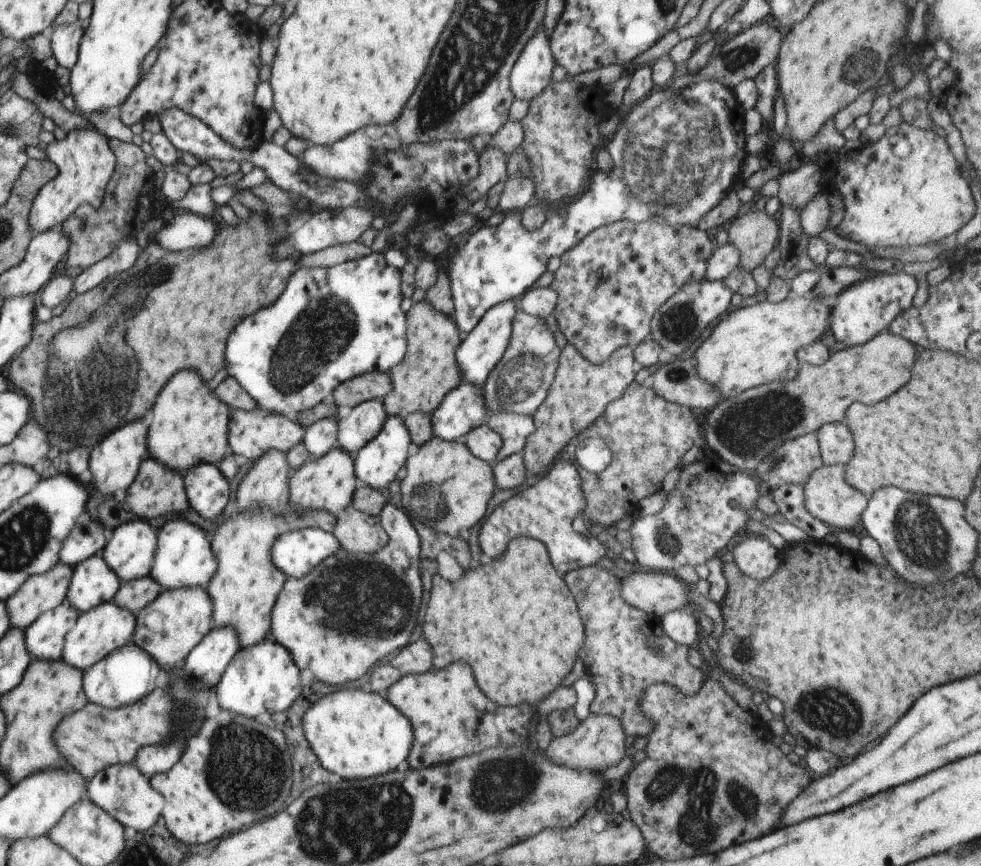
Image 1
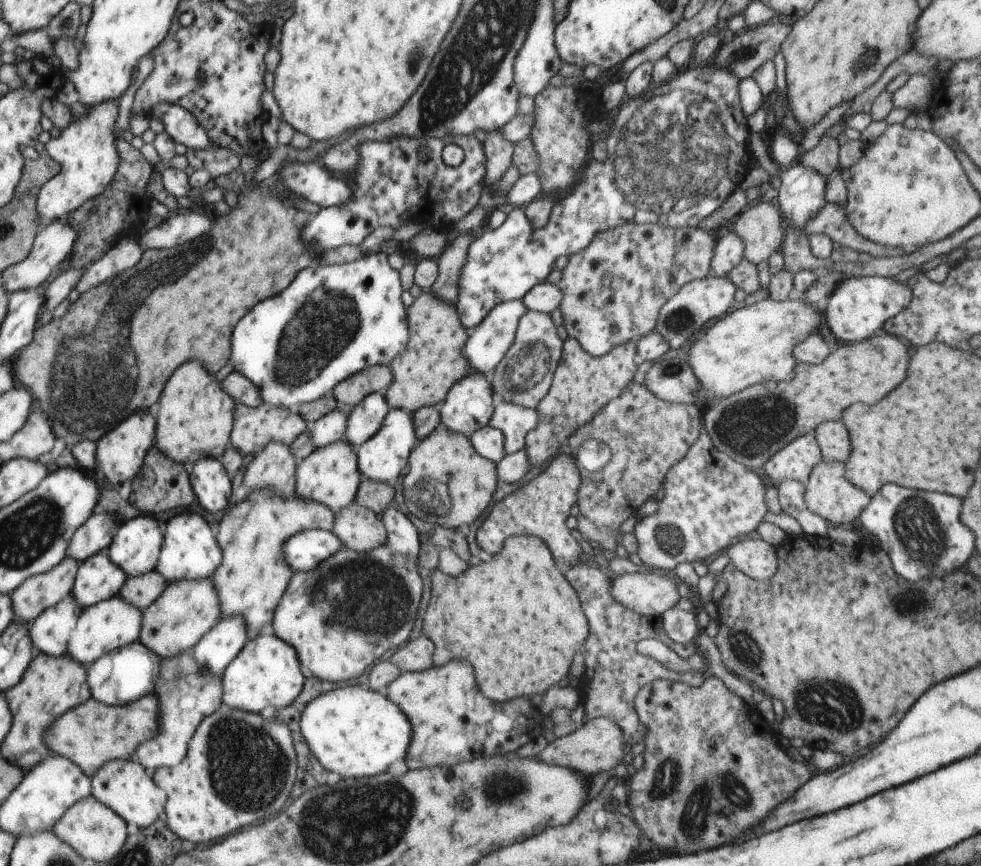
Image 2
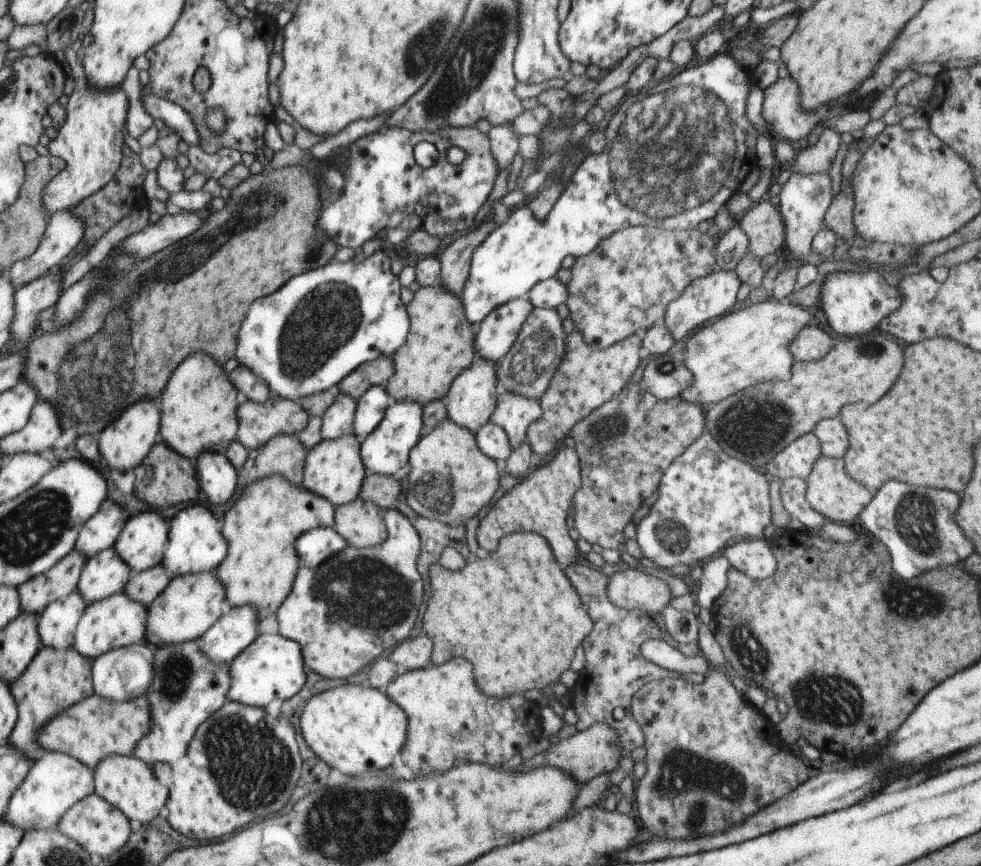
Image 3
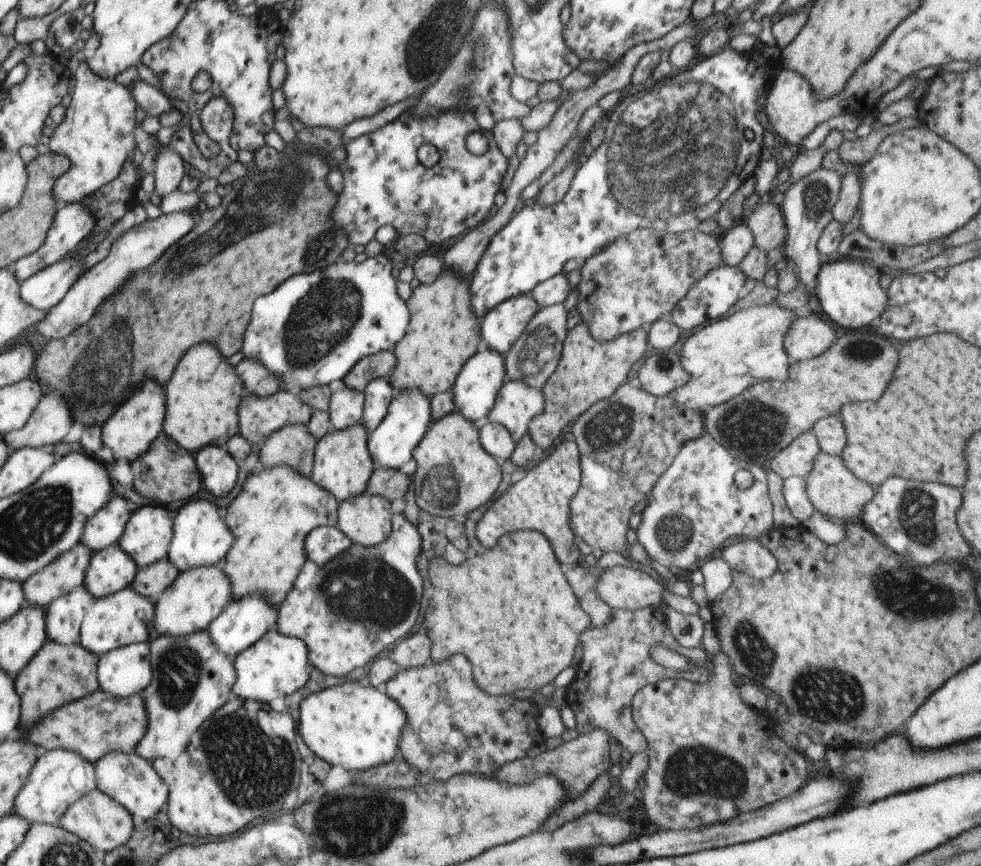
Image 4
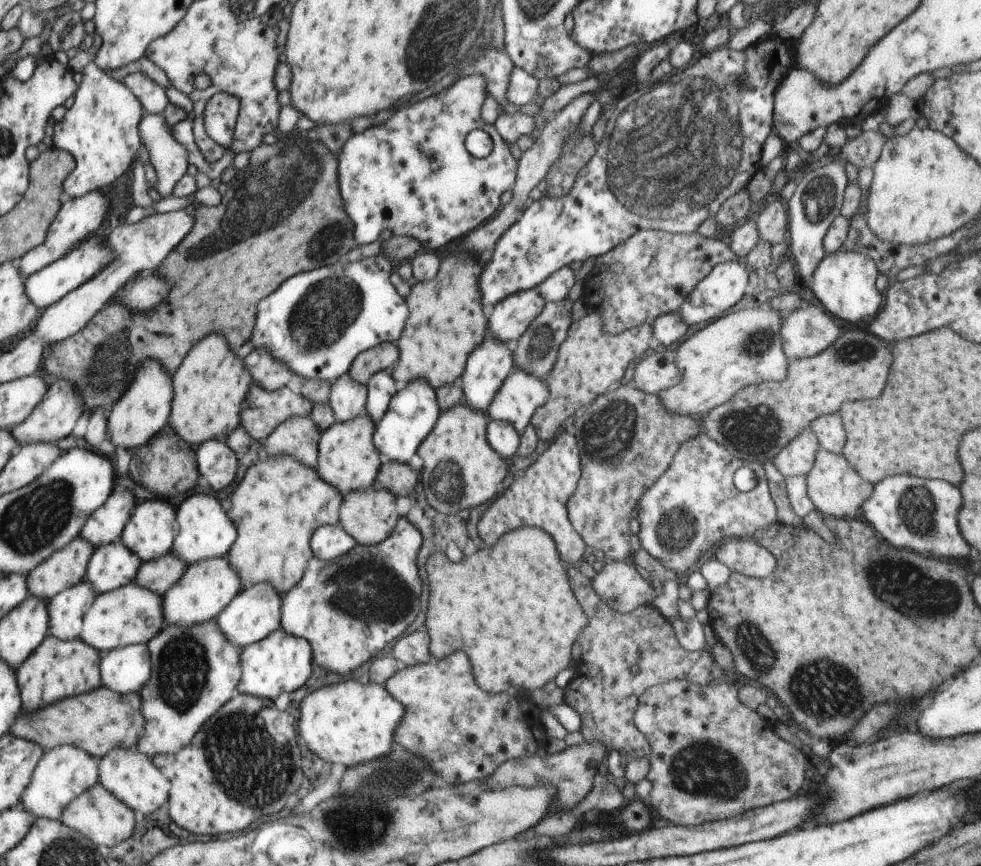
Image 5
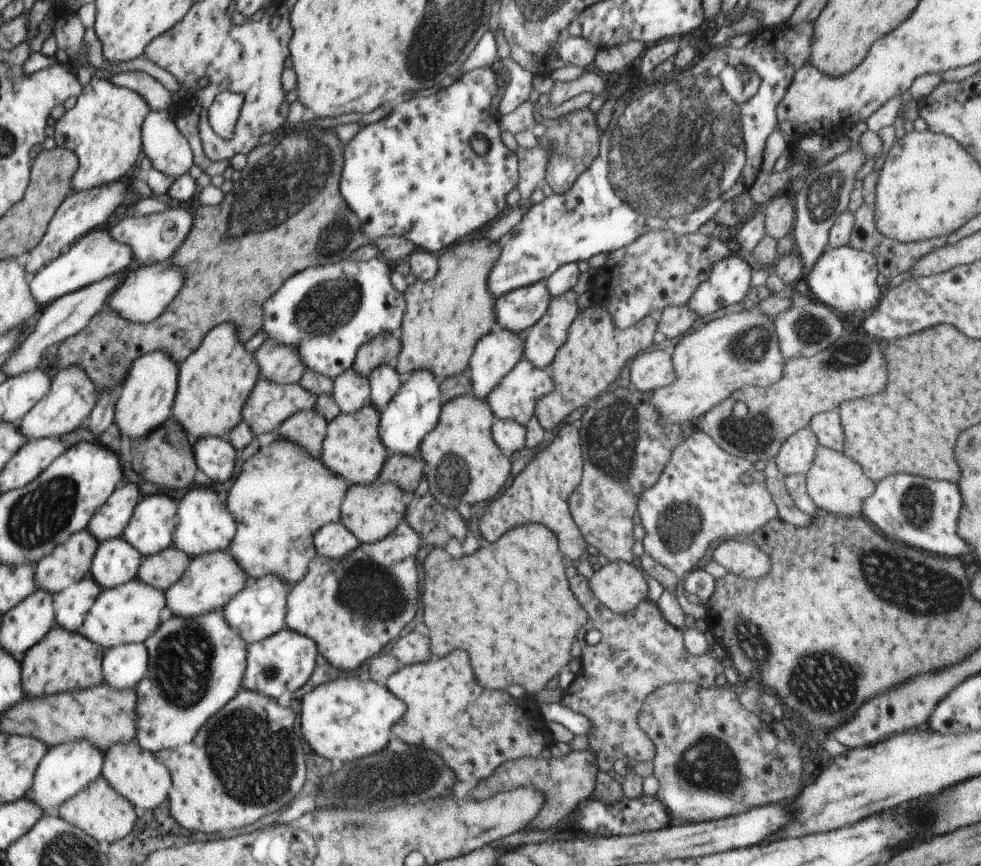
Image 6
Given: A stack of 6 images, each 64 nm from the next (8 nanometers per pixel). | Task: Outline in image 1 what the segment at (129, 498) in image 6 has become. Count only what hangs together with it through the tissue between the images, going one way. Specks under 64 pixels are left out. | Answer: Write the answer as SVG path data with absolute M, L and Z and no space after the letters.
M85 514L63 542L60 561L74 568L83 560L100 554L108 542L104 532L105 526L98 519Z

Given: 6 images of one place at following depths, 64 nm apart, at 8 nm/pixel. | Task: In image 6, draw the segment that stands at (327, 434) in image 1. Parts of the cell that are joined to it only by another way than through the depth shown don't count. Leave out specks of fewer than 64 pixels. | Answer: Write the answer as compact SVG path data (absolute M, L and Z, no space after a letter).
M354 369L342 372L333 380L332 397L339 406L340 414L354 414L364 408L370 399L369 378L360 376Z

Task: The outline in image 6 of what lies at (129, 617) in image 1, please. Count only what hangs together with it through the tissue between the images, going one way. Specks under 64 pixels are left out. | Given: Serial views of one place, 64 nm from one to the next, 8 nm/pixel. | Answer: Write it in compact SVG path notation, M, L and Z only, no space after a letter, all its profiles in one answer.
M138 578L121 587L102 590L98 602L84 620L81 635L105 650L122 644L144 643L161 627L160 612L166 604L167 598L164 598L162 589L144 584Z

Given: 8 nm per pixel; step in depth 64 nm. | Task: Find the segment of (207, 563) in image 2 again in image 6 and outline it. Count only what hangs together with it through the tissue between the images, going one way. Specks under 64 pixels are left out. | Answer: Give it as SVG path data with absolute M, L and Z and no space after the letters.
M201 487L188 492L180 502L179 518L179 527L175 532L175 548L182 550L192 559L210 552L228 551L238 532L238 522L235 521L234 514L222 506L220 496L210 488Z

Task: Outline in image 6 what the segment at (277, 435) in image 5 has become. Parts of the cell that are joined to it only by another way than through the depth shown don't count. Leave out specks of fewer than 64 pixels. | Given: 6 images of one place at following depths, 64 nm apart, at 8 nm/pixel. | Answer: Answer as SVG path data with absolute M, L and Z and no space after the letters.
M315 409L296 412L277 429L278 438L290 440L310 456L319 458L328 424L328 420Z

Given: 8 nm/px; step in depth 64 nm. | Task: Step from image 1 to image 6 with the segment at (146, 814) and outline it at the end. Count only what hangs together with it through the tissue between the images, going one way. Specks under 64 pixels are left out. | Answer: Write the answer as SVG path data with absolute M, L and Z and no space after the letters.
M135 738L131 743L120 743L108 748L106 763L103 765L102 776L120 794L127 798L131 804L143 811L155 810L168 798L170 789L170 770L155 754L140 748Z

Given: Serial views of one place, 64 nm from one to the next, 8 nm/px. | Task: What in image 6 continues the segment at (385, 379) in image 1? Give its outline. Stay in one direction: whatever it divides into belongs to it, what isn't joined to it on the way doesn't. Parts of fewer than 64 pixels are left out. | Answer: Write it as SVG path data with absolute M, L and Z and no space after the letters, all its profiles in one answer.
M392 334L378 336L376 340L370 340L360 348L352 369L360 376L369 378L370 374L382 364L394 367L401 349L400 340Z

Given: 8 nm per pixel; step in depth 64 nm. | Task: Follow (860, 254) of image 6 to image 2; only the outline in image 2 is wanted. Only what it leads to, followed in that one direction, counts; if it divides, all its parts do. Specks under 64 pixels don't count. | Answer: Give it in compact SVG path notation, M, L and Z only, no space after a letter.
M881 276L842 277L827 298L824 311L826 322L837 341L855 343L882 332L883 324L897 315L911 301L907 284L898 284L892 278Z

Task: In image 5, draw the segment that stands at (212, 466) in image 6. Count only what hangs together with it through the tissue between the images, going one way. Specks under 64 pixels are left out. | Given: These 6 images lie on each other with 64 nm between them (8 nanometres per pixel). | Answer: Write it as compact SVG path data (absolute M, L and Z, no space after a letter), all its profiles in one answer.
M208 440L197 448L196 457L200 475L213 490L219 491L236 480L236 454L225 442Z

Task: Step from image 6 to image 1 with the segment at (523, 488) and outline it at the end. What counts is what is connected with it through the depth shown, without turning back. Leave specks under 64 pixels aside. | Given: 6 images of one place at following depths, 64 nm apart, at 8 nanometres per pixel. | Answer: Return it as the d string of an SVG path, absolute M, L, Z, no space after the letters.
M558 459L544 478L499 504L486 518L479 532L482 550L490 558L496 558L504 554L504 548L512 538L530 536L542 540L548 546L552 564L558 572L570 572L598 564L607 549L595 537L582 538L571 525L573 518L583 512L586 504L579 472L572 462Z

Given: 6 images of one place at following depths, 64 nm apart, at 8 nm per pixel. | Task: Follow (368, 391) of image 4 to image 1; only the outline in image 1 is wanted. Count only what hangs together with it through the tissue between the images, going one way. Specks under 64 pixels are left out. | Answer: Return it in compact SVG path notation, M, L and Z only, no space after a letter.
M370 399L355 406L348 416L338 421L338 447L355 456L367 442L378 436L386 417L382 399Z

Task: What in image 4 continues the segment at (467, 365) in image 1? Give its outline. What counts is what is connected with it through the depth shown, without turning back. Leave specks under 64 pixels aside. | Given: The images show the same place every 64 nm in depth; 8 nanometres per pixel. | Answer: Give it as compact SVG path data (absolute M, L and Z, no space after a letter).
M530 294L510 298L496 306L481 320L482 347L506 356L539 309Z

